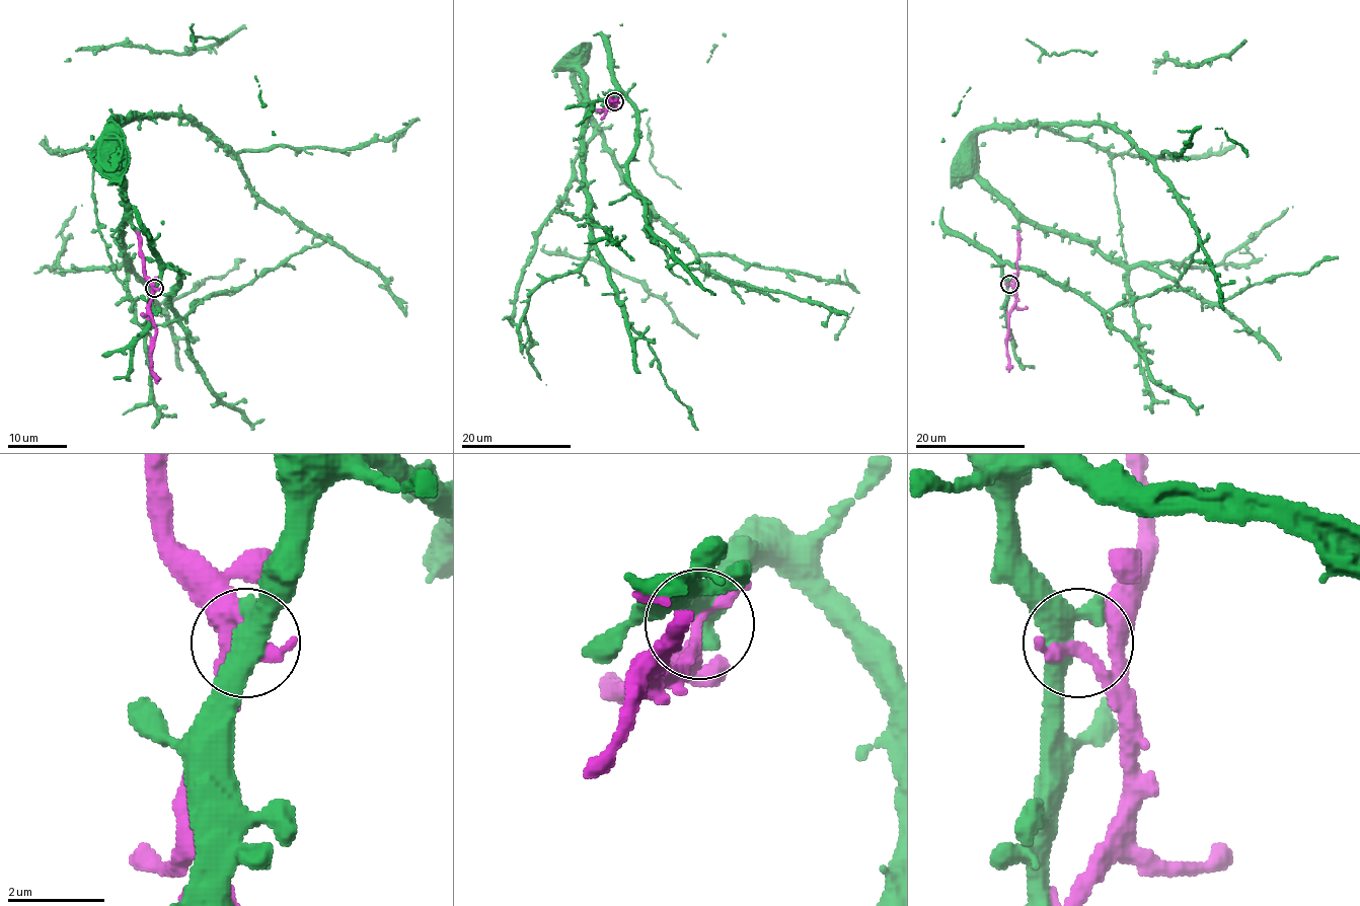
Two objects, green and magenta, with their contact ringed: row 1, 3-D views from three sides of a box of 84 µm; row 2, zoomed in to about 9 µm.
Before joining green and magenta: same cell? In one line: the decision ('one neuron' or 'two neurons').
one neuron

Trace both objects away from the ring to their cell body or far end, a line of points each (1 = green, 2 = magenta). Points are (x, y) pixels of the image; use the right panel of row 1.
1: (1008, 283), (1106, 310), (1200, 243), (1121, 133), (1045, 123), (1111, 159), (1126, 276), (1221, 302), (1337, 256)
2: (1010, 283), (1015, 306), (1008, 317), (1006, 356), (1008, 371)

